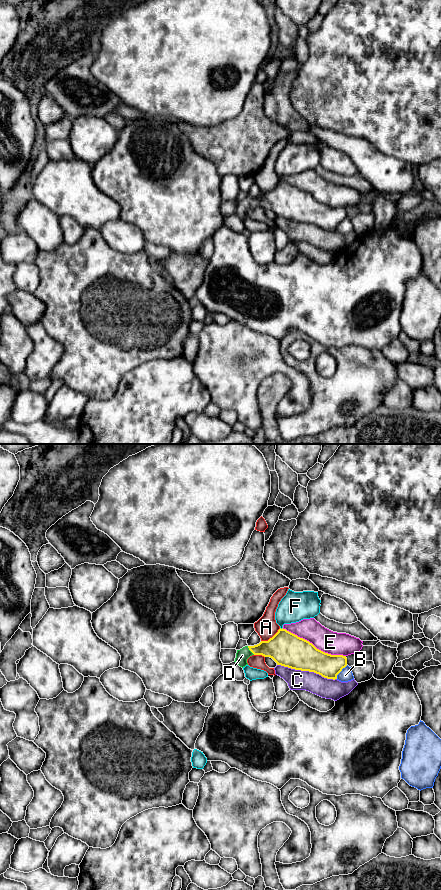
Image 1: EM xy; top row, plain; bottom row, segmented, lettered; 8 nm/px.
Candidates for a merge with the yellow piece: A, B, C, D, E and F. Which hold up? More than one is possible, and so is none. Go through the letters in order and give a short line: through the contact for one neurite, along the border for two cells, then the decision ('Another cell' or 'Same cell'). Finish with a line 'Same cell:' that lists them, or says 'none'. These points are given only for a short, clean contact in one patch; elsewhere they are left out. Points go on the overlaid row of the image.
A: Line: xy (280, 628), (267, 640), (261, 641). Another cell
B: Another cell
C: Another cell
D: Line: xy (281, 647), (250, 650), (242, 655). Same cell
E: Another cell
F: Another cell
Same cell: D

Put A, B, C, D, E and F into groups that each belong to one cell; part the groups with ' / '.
A / B / C / D / E / F

